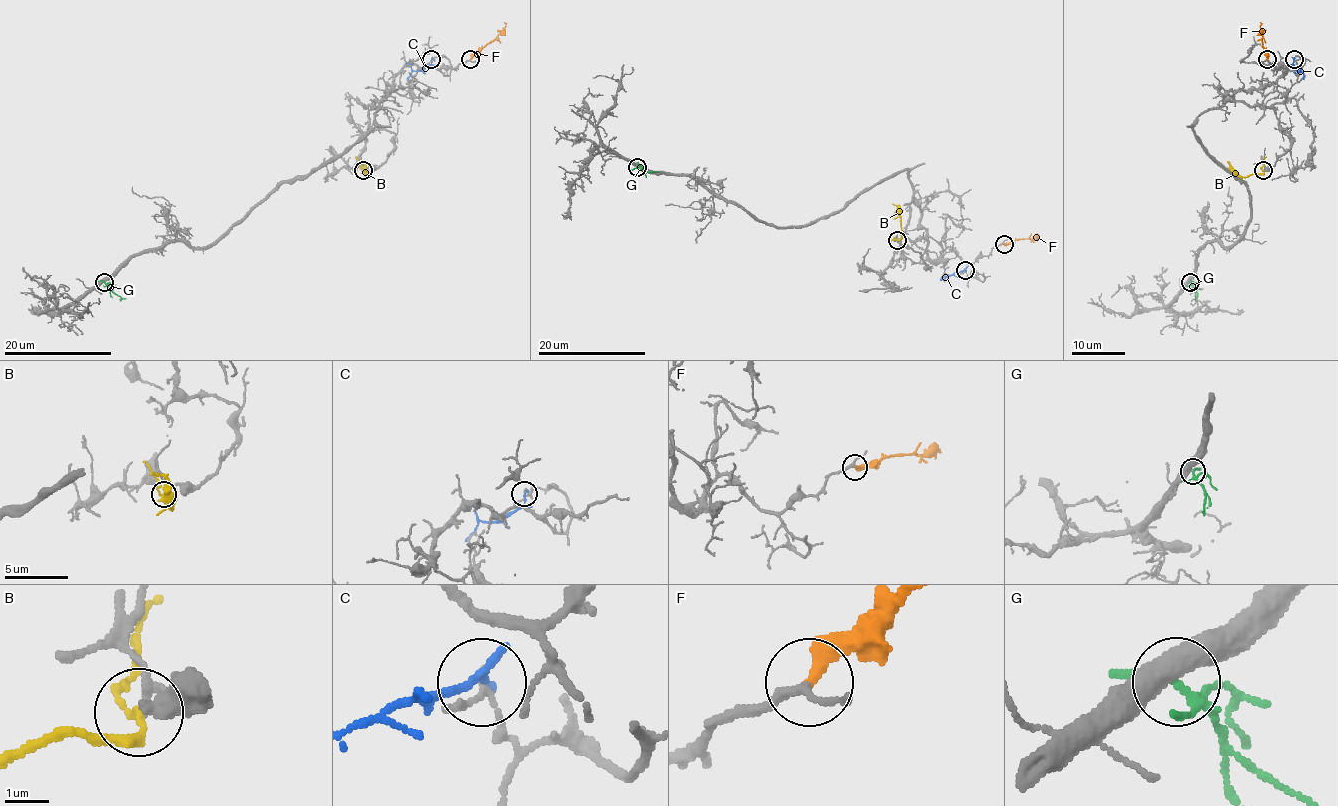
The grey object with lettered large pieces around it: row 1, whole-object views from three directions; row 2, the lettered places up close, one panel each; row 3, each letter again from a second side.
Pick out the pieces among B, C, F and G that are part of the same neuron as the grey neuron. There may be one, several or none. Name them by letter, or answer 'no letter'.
F

